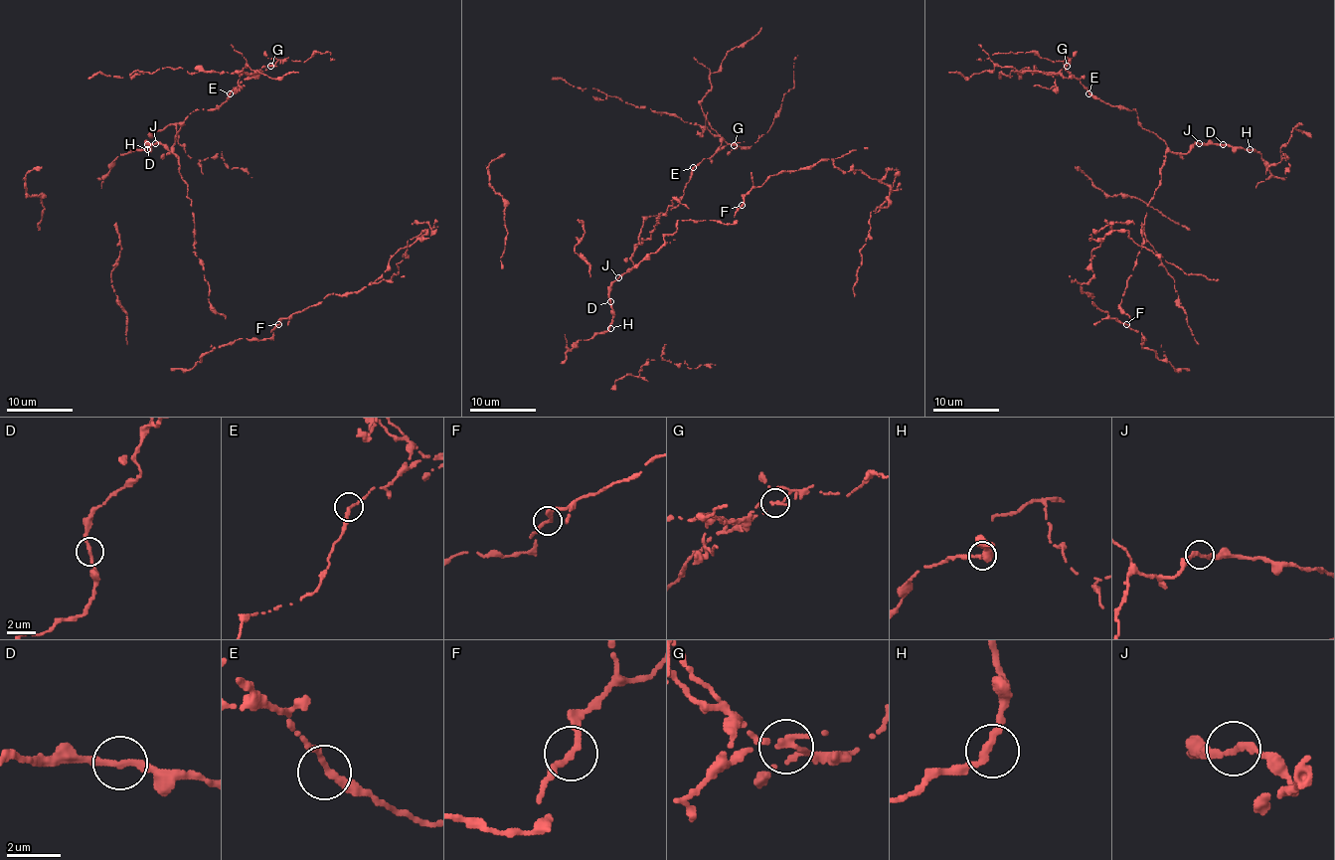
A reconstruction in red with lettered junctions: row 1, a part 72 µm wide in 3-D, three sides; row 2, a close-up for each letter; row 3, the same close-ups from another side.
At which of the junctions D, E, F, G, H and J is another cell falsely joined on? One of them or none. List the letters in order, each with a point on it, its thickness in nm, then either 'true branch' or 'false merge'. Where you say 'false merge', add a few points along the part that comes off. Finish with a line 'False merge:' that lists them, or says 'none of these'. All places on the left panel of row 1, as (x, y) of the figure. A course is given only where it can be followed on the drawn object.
D: place (147, 144); calibre 260 nm; true branch
E: place (230, 93); calibre 240 nm; true branch
F: place (278, 324); calibre 240 nm; true branch
G: place (270, 66); calibre 240 nm; false merge; course (270, 66), (250, 74), (202, 71), (190, 74), (180, 68), (165, 68), (117, 78), (99, 73), (87, 79)
H: place (147, 149); calibre 240 nm; true branch
J: place (155, 143); calibre 240 nm; true branch
False merge: G

